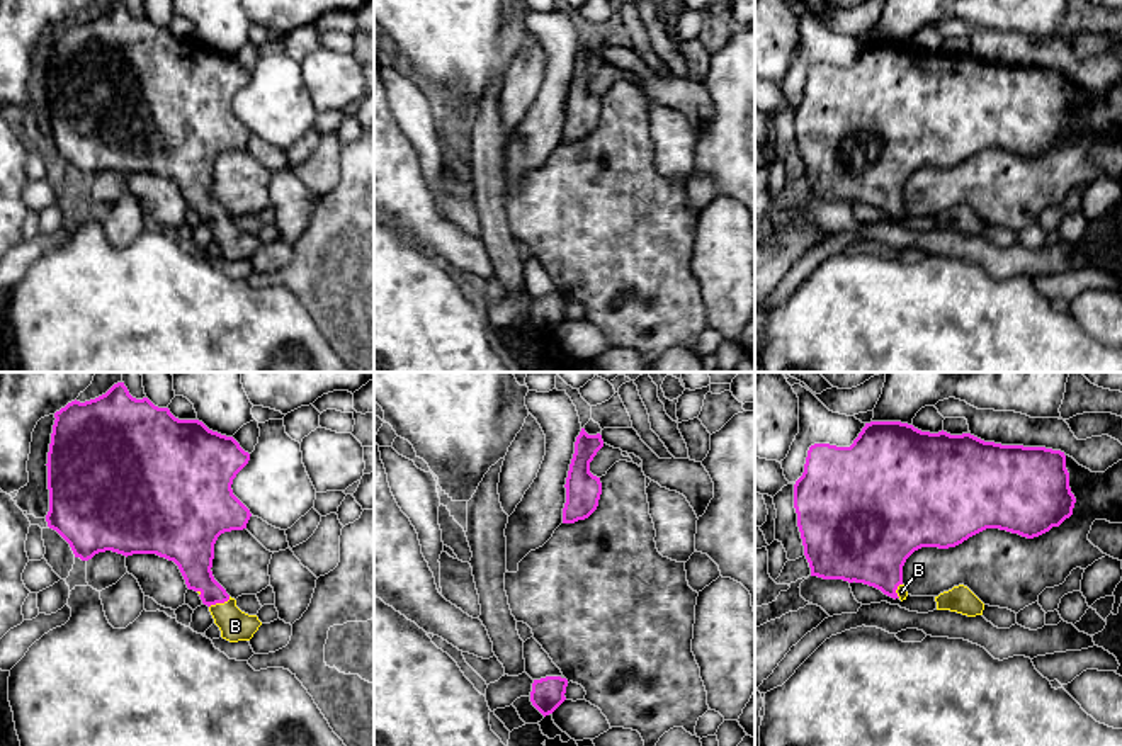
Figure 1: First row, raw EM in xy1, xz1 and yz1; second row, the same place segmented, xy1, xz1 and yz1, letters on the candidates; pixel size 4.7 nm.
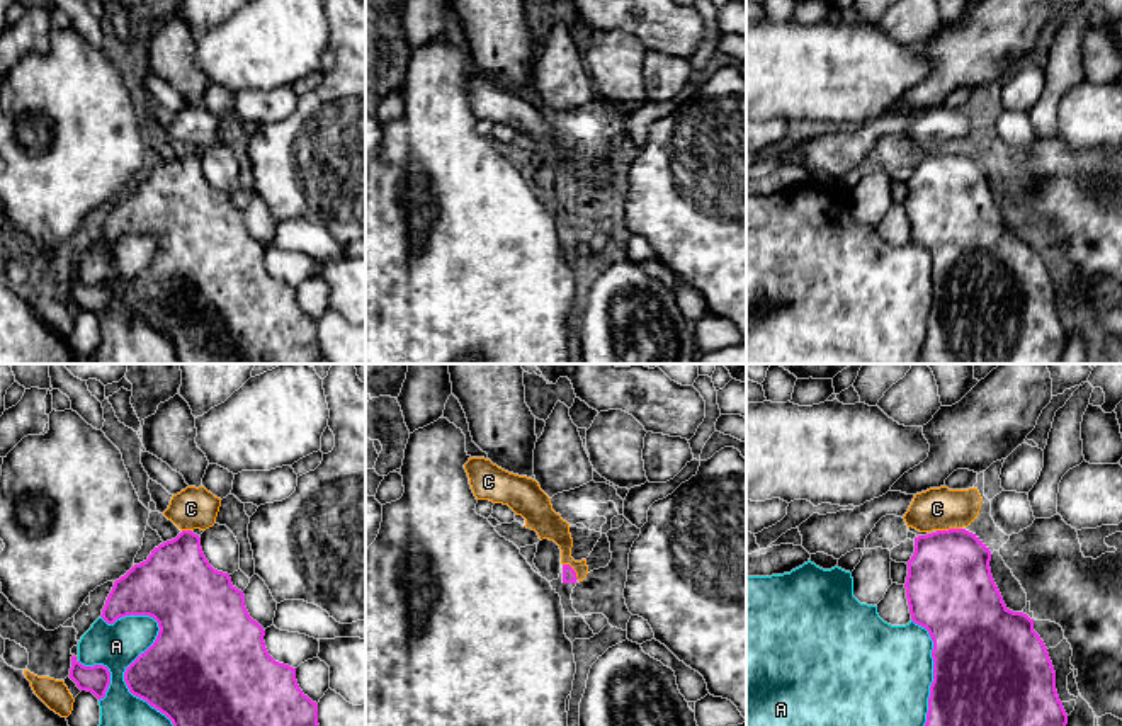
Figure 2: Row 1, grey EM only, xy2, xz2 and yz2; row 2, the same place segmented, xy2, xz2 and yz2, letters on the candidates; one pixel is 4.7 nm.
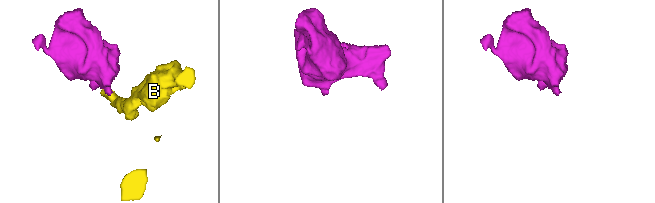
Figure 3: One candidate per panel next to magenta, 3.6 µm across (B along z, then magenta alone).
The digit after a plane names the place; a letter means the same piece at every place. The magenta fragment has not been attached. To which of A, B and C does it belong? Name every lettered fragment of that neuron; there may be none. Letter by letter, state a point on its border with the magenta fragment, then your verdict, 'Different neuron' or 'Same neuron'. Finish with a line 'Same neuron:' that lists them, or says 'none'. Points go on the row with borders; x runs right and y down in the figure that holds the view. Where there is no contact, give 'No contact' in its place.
A: Touches magenta at xy2 (145, 652). Different neuron
B: Touches magenta at xy1 (220, 602). Same neuron
C: Touches magenta at yz2 (949, 529). Different neuron
Same neuron: B

